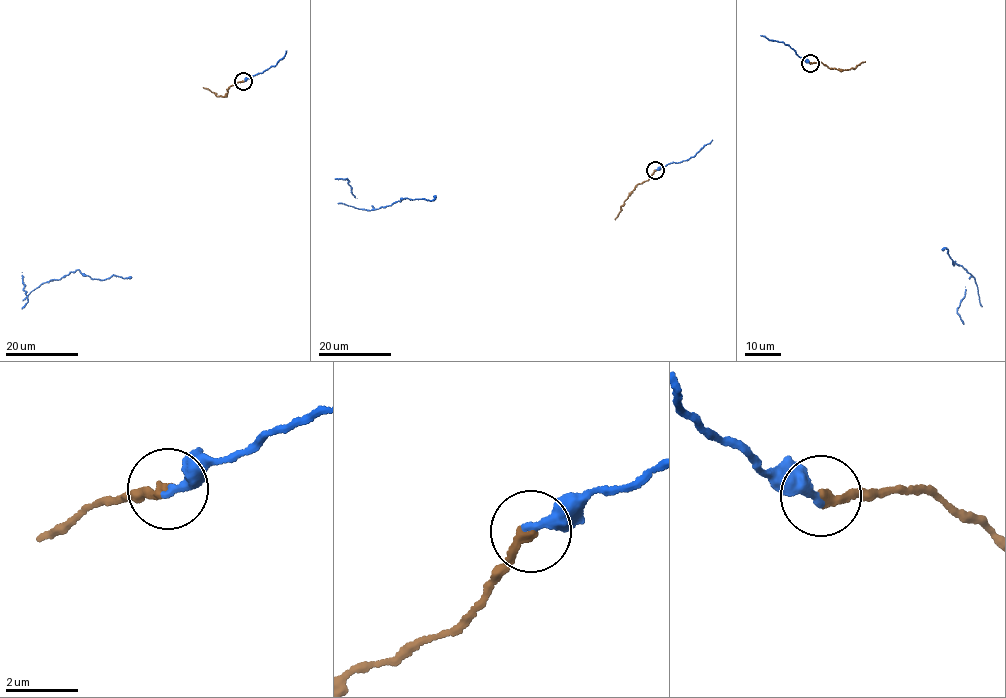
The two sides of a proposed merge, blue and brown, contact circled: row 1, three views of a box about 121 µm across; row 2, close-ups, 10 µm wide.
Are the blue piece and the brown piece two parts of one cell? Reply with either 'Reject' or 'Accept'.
Accept

